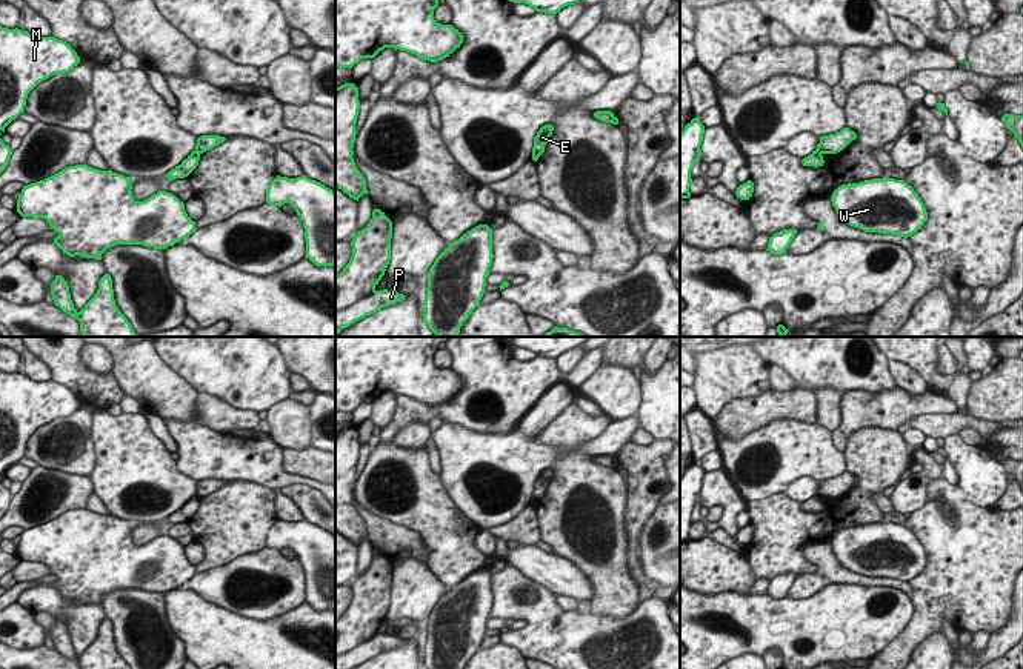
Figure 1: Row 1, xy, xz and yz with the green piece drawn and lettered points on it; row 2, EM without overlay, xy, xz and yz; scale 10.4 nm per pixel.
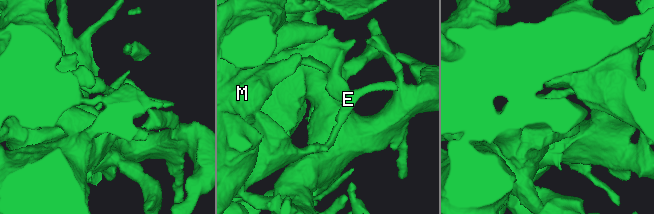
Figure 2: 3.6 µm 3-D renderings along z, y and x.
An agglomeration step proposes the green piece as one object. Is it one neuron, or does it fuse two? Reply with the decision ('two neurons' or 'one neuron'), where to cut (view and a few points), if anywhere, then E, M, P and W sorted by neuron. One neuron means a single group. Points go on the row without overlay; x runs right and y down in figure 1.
two neurons | xz (374, 634), (336, 655) | E / M P W

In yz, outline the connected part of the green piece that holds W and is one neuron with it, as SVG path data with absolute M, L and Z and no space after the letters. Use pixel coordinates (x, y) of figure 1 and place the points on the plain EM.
M872 523L838 531L831 540L838 561L865 577L908 583L928 564L918 538L903 524Z

